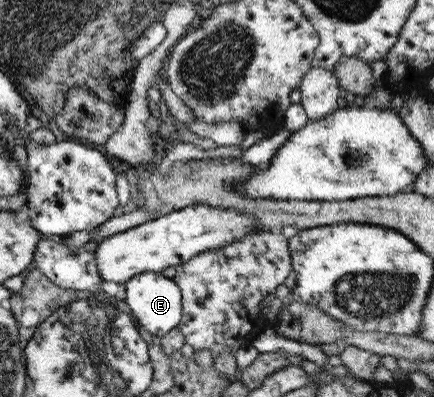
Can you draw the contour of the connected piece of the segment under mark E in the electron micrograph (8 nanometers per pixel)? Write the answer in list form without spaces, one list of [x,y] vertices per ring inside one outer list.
[[[146,272],[133,276],[126,284],[125,303],[137,321],[153,335],[162,336],[178,327],[182,318],[182,293],[179,286],[159,272]]]

